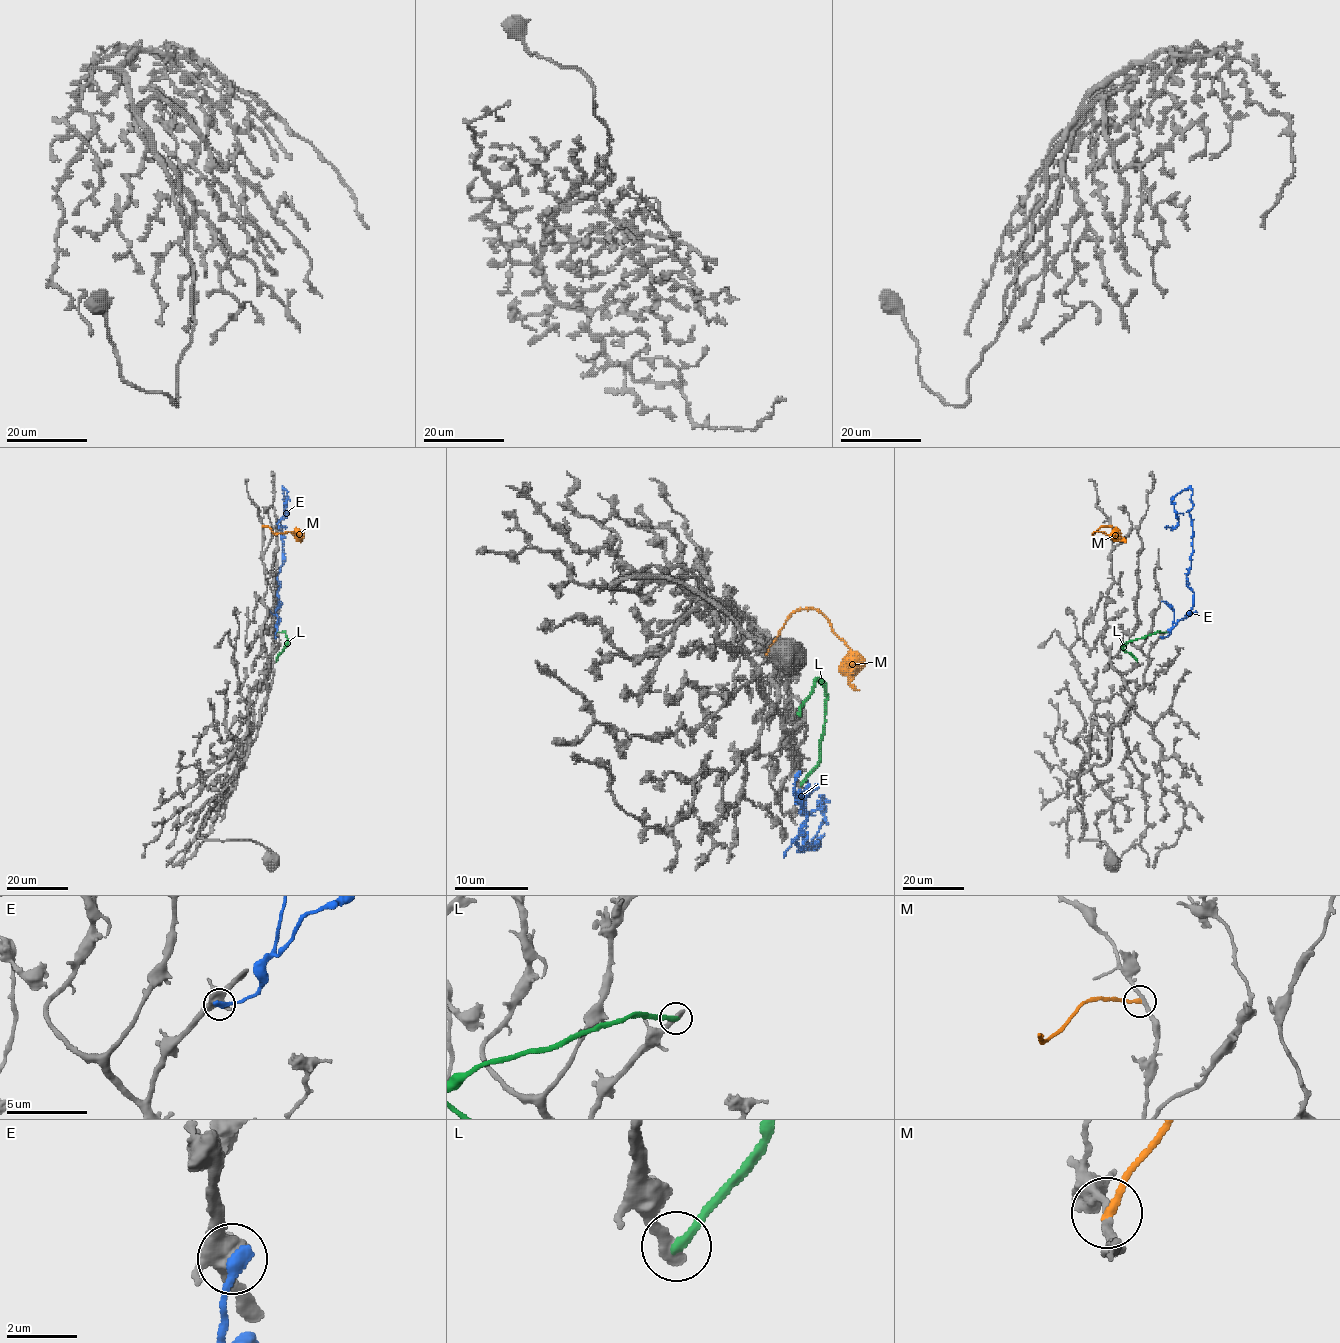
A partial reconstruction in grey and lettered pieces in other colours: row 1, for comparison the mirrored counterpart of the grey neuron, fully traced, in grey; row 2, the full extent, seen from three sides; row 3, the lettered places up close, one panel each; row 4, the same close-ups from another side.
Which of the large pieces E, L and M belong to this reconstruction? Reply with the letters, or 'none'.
none

